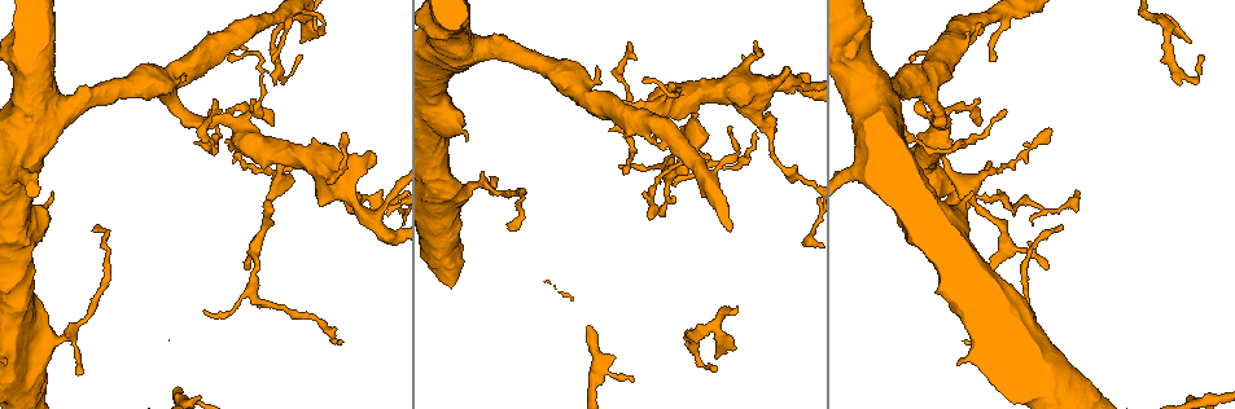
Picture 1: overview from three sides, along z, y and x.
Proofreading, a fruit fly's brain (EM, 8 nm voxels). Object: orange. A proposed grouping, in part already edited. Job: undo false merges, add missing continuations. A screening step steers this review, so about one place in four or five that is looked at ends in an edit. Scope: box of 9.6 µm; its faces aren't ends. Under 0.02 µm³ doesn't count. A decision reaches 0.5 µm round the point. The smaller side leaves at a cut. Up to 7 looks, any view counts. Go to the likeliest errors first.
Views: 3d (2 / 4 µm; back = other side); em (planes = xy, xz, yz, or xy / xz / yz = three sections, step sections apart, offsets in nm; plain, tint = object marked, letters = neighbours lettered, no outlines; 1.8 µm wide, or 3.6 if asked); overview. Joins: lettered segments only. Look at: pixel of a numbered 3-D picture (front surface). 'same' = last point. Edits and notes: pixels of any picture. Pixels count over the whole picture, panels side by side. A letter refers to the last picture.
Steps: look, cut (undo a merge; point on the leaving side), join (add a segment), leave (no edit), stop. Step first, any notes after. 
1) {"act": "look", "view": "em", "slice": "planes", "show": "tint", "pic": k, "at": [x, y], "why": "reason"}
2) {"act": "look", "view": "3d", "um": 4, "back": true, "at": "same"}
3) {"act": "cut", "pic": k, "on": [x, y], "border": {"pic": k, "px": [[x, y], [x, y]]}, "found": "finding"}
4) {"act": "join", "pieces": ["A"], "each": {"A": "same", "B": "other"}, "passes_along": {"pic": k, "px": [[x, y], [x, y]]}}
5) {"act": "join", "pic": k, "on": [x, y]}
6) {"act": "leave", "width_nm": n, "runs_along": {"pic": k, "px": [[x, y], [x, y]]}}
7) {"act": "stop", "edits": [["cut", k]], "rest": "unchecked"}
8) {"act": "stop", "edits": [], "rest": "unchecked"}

{"act": "look", "view": "3d", "um": 4, "pic": 1, "at": [789, 80], "why": "arms part here"}

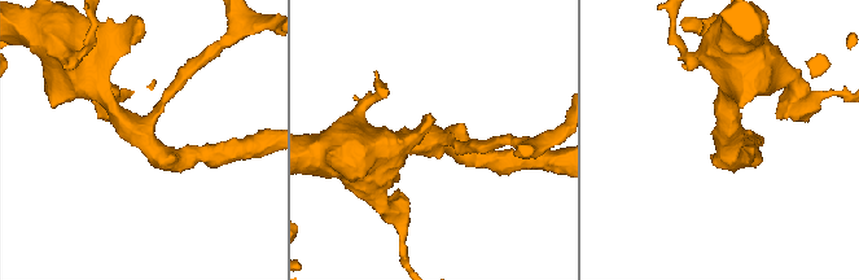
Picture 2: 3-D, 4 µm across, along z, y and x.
{"act": "look", "view": "em", "slice": "planes", "show": "tint", "pic": 2, "at": [431, 139], "arms": 3, "arm_widths_nm": [170, 300, 300]}

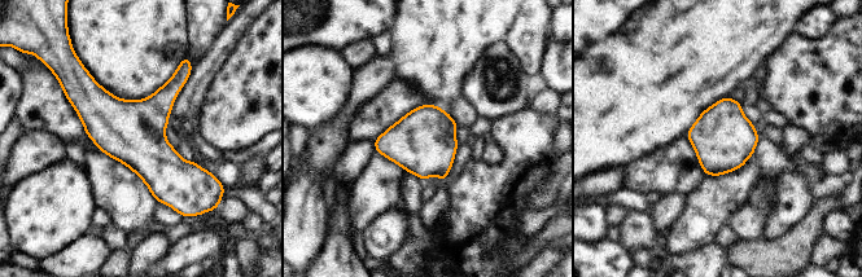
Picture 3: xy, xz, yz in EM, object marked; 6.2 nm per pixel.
{"act": "look", "view": "em", "slice": "planes", "show": "letters", "at": "same"}

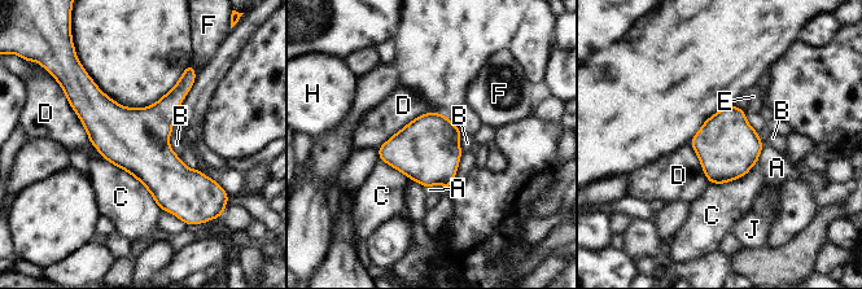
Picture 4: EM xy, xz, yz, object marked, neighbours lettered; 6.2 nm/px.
{"act": "leave", "each": {"A": "other", "B": "other", "C": "other", "D": "other", "E": "other", "F": "other", "H": "other", "J": "other"}, "border": {"pic": 4, "px": [[65, 96], [90, 143], [104, 157]]}, "found": "continuous, no second cell"}

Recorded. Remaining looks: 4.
{"act": "look", "view": "3d", "um": 2, "back": true, "pic": 1, "at": [596, 69], "why": "branch stops here"}

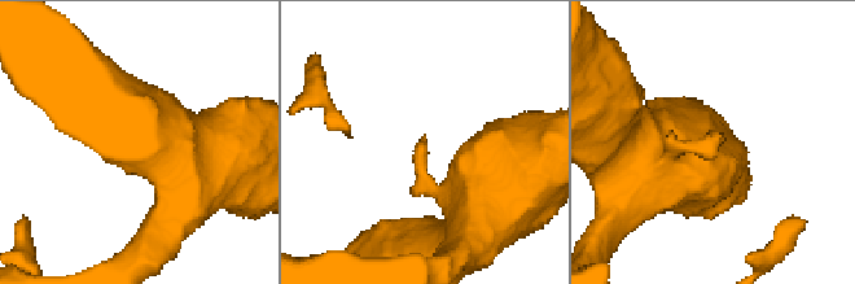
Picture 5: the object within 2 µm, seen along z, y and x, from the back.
{"act": "look", "view": "em", "slice": "xy", "step": 16, "show": "tint", "pic": 5, "at": [722, 137], "why": "now the EM"}

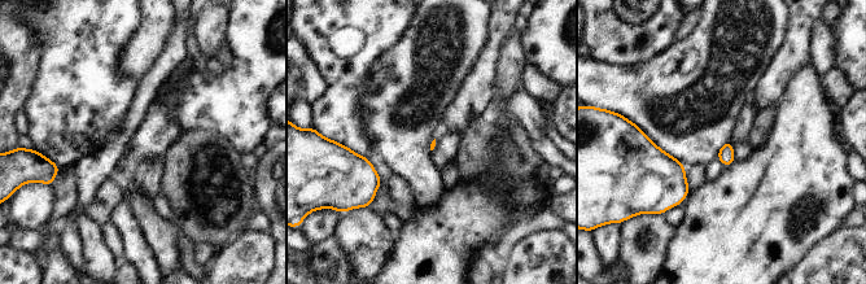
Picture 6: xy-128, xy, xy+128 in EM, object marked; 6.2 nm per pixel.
{"act": "look", "view": "em", "slice": "planes", "show": "letters", "at": "same"}

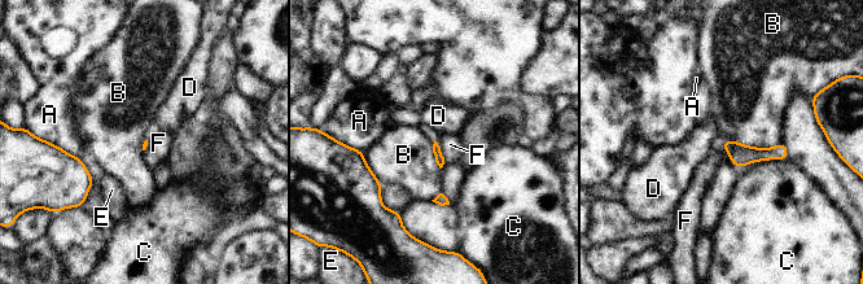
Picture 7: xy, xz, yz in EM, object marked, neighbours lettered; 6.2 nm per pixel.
{"act": "leave", "longest_contact_nm": ["B", 380], "each": {"A": "other", "B": "other", "C": "other", "D": "other", "E": "other", "F": "other"}, "runs_along": {"pic": 7, "px": [[727, 144], [739, 153], [784, 154]]}, "found": "none of them fits"}

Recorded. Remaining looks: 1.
{"act": "stop", "edits": [], "rest": "unchecked"}

